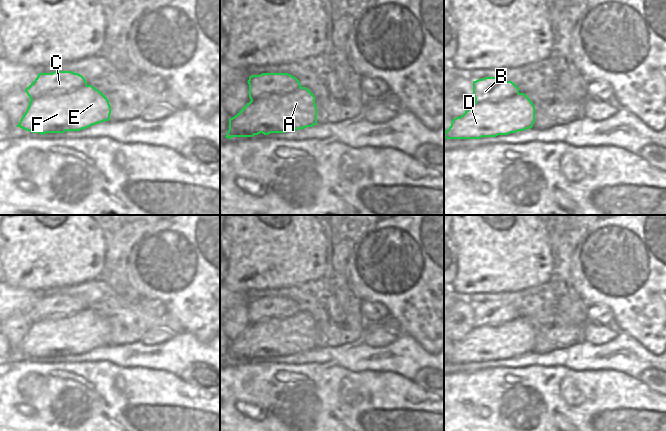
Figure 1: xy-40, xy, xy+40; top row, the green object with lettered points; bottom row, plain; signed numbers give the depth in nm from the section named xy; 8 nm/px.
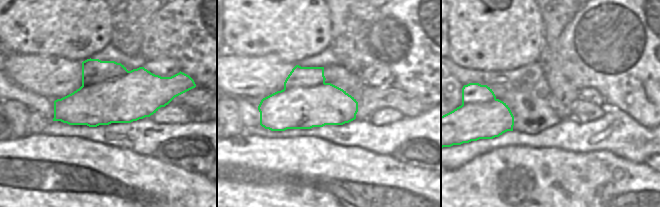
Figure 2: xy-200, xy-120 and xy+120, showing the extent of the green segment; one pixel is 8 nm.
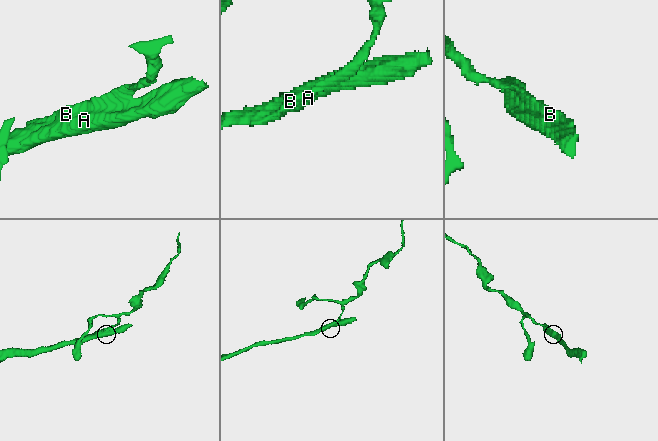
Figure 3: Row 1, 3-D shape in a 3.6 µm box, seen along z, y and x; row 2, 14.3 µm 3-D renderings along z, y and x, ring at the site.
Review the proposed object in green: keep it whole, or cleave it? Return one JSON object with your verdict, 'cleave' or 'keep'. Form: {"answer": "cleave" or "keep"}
{"answer": "cleave"}

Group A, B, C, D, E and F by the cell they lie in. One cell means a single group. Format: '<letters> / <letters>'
A D E F / B C

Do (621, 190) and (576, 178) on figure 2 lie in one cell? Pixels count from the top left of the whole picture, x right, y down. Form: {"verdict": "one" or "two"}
{"verdict": "one"}

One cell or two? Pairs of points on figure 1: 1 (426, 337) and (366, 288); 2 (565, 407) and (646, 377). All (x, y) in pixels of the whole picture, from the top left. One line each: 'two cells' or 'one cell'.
1: one cell
2: two cells

